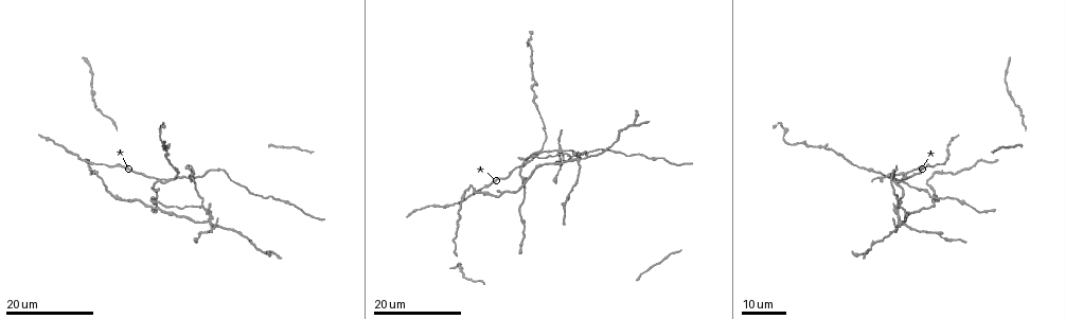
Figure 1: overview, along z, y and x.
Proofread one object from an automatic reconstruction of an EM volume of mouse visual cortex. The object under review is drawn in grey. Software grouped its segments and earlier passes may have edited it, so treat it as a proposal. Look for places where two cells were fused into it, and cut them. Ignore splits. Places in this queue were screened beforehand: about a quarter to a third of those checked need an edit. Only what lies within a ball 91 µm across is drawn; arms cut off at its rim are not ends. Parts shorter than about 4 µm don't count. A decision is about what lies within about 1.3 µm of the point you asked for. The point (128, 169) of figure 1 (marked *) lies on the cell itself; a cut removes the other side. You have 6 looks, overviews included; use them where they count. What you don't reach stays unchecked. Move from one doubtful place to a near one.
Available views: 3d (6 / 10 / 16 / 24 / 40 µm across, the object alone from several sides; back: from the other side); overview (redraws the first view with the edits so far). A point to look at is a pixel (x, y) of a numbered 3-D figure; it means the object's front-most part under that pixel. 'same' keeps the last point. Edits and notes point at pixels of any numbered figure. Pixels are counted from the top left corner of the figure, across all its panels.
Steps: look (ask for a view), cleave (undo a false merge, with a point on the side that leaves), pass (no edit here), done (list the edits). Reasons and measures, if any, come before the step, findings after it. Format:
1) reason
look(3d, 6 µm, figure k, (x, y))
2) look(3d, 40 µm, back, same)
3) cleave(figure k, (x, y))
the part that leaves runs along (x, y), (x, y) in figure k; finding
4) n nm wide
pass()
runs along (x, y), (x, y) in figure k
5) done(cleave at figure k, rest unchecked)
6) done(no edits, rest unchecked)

three arms meet
look(3d, 24 µm, figure 1, (539, 150))

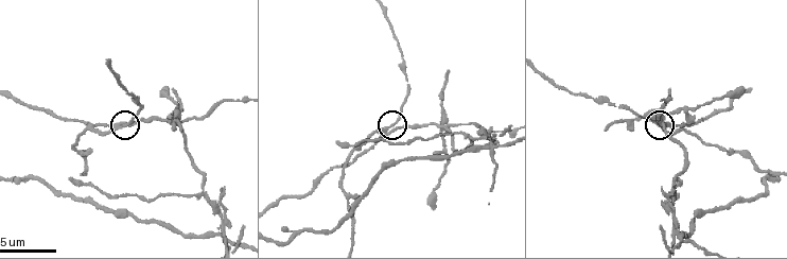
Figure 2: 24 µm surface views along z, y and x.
zoom in
look(3d, 10 µm, figure 2, (394, 126))

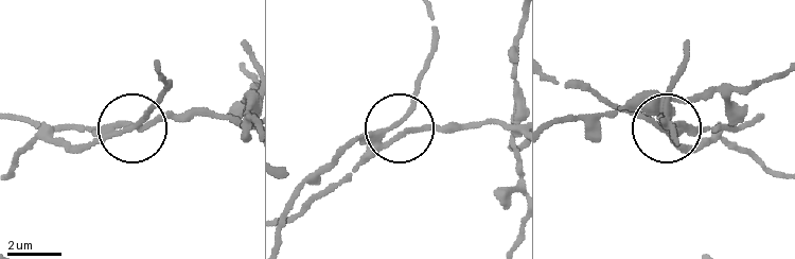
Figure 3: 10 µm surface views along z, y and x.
3 arms
pass()
all the same cell

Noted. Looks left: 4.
four arms meet
look(3d, 16 µm, figure 2, (659, 121))

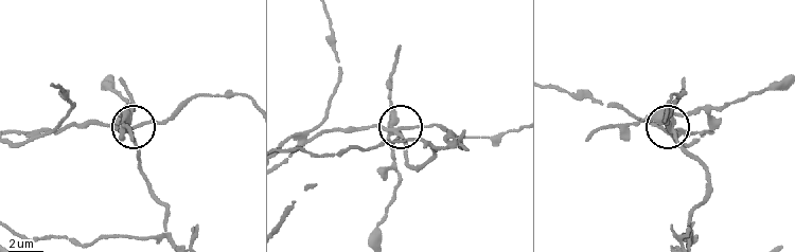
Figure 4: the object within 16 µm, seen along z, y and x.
side arm 70 µm; 4 arms
cleave(figure 4, (136, 149))
two cells meet here

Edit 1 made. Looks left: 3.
look(overview)

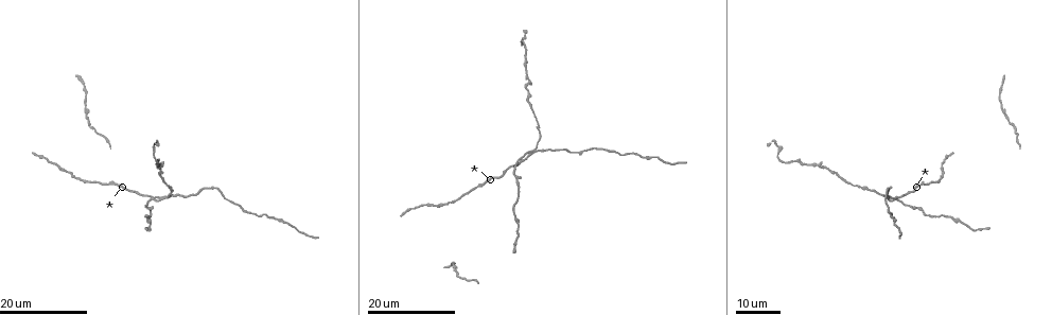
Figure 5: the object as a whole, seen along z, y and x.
three-way junction
look(3d, 24 µm, figure 5, (531, 81))

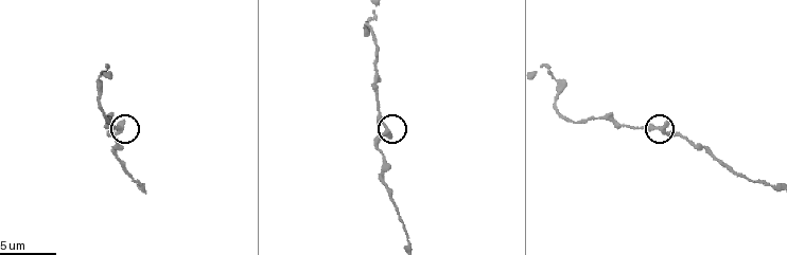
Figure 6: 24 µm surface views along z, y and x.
look(3d, 6 µm, figure 6, (386, 128))

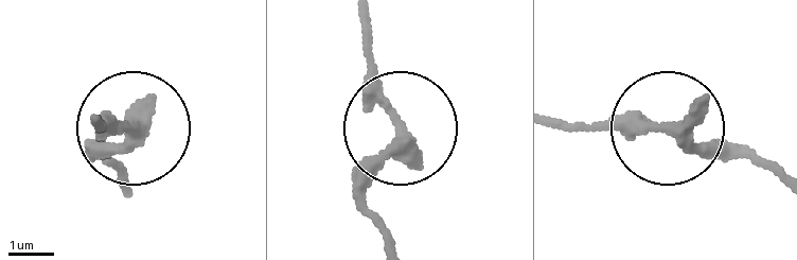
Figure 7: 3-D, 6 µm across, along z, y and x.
pass()
runs along (778, 183), (756, 163), (698, 155), (653, 125), (566, 125) in figure 7; one cell here

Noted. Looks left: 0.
done(cleave at figure 4, rest unchecked)

